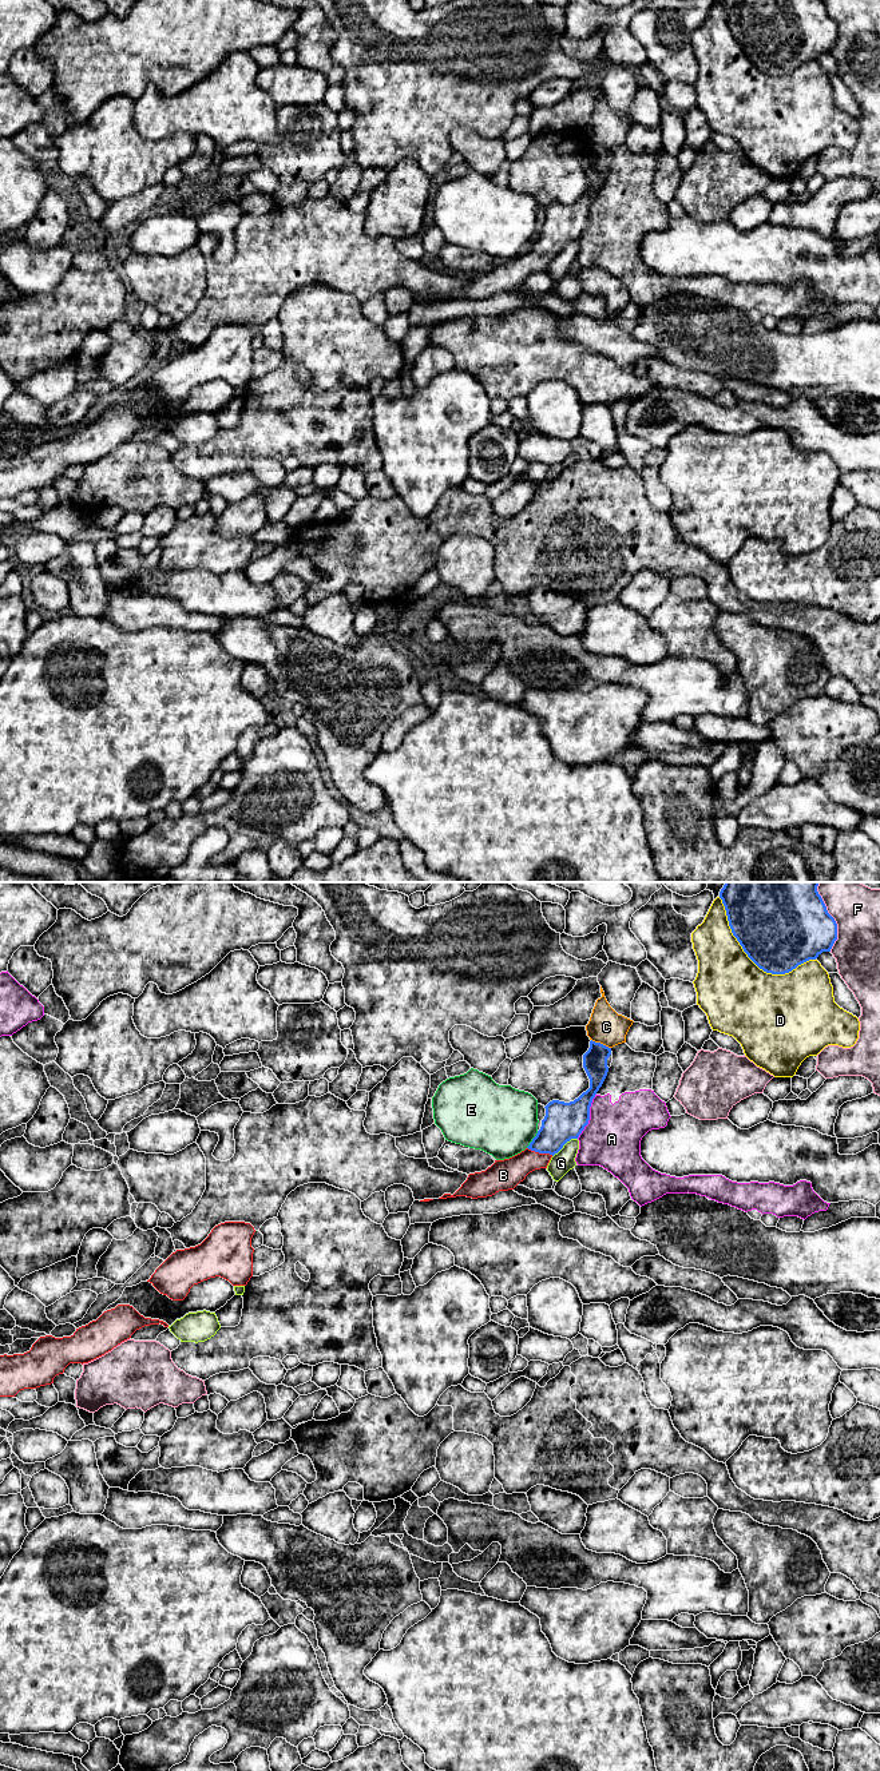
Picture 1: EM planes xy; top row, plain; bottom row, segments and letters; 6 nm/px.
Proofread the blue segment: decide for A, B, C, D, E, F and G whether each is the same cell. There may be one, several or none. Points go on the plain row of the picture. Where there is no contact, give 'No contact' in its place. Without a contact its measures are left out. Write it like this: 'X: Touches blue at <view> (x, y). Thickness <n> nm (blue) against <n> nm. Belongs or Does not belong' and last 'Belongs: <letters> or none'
A: Touches blue at xy (589, 218). Thickness 220 nm (blue) against 340 nm. Does not belong
B: Touches blue at xy (540, 254). Thickness 220 nm (blue) against 180 nm. Belongs
C: Touches blue at xy (599, 145). Thickness 140 nm (blue) against 200 nm. Does not belong
D: Touches blue at xy (753, 63). Thickness 440 nm (blue) against 440 nm. Does not belong
E: Touches blue at xy (532, 241). Thickness 220 nm (blue) against 420 nm. Does not belong
F: Touches blue at xy (836, 27). Thickness 380 nm (blue) against 280 nm. Does not belong
G: Touches blue at xy (565, 245). Thickness 220 nm (blue) against 140 nm. Does not belong
Belongs: B

